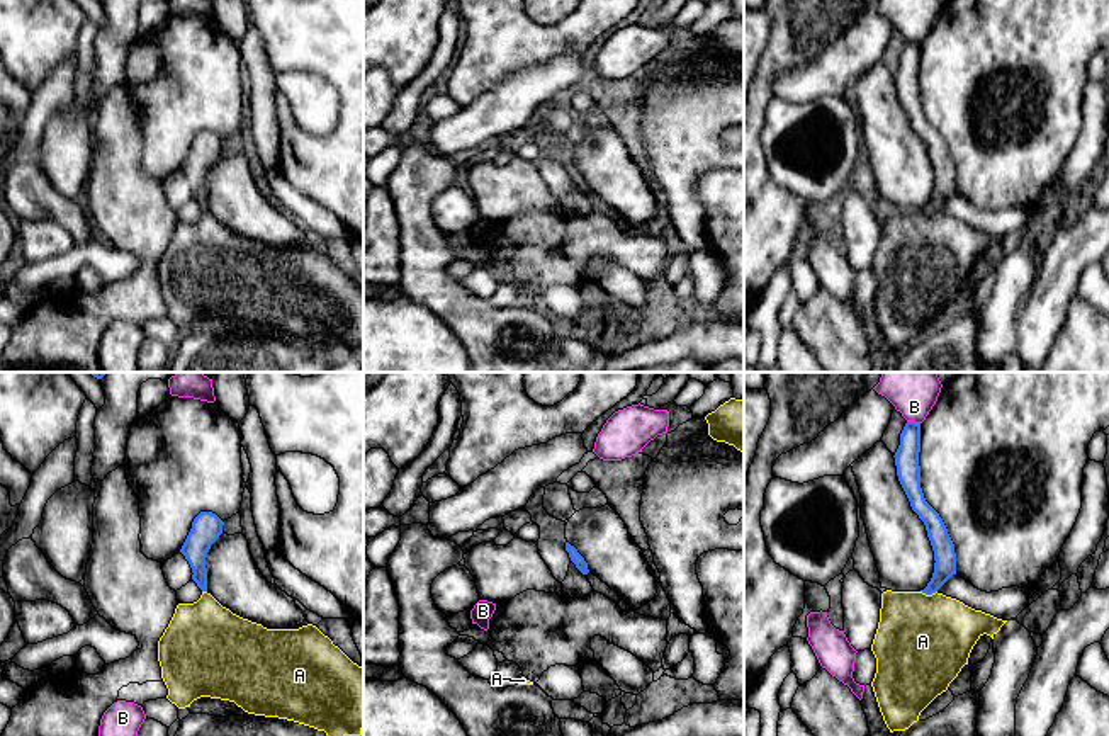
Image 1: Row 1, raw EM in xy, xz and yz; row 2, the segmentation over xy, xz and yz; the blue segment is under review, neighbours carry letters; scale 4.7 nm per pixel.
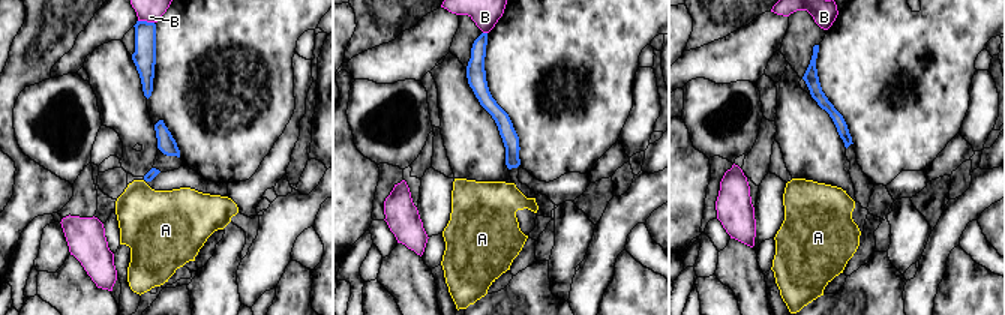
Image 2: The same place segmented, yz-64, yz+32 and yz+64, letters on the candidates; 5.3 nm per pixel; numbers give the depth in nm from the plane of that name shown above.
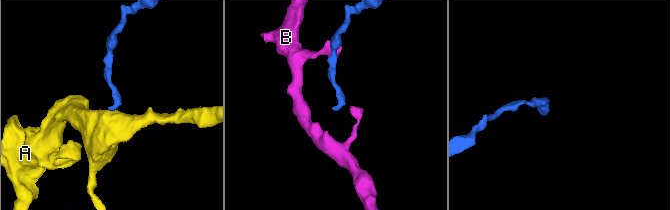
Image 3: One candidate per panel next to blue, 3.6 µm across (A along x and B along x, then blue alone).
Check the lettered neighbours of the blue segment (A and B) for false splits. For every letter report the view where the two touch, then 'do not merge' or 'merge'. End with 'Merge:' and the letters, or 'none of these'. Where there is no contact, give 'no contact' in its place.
A: contact in yz; do not merge
B: contact in yz; do not merge
Merge: none of these

